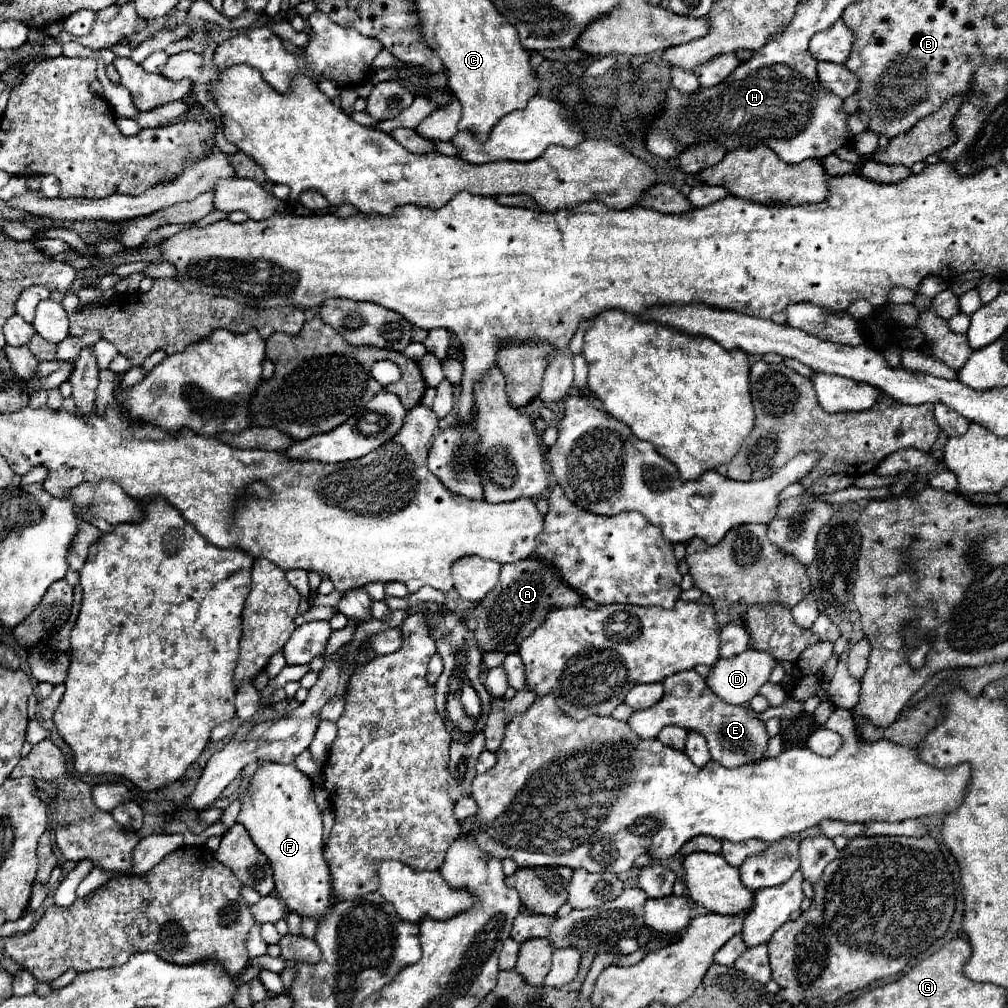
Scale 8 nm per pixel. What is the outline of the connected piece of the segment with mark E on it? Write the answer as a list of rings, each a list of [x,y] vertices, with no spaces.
[[[694,669],[674,673],[666,677],[662,685],[664,685],[664,697],[650,709],[634,711],[628,721],[628,725],[638,737],[654,739],[662,727],[672,723],[688,731],[702,733],[708,741],[712,759],[724,767],[738,767],[742,763],[762,759],[768,735],[766,735],[766,727],[758,719],[754,719],[752,711],[746,711],[740,705],[728,705],[722,699],[718,699],[718,695],[714,695],[708,689],[706,679],[700,677]]]

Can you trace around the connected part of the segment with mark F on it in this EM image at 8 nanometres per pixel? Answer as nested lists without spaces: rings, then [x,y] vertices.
[[[258,759],[258,771],[240,793],[242,809],[236,821],[246,827],[252,841],[270,859],[276,891],[290,911],[320,919],[334,903],[330,873],[322,857],[322,813],[314,803],[312,779],[296,769],[294,763],[278,765]]]

